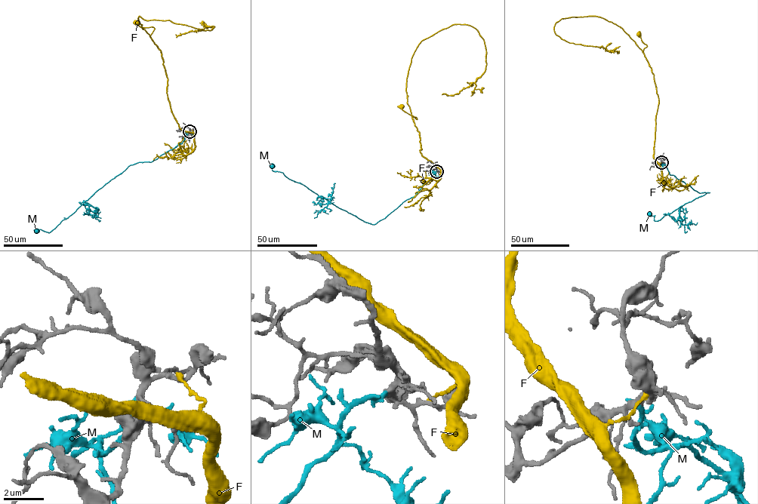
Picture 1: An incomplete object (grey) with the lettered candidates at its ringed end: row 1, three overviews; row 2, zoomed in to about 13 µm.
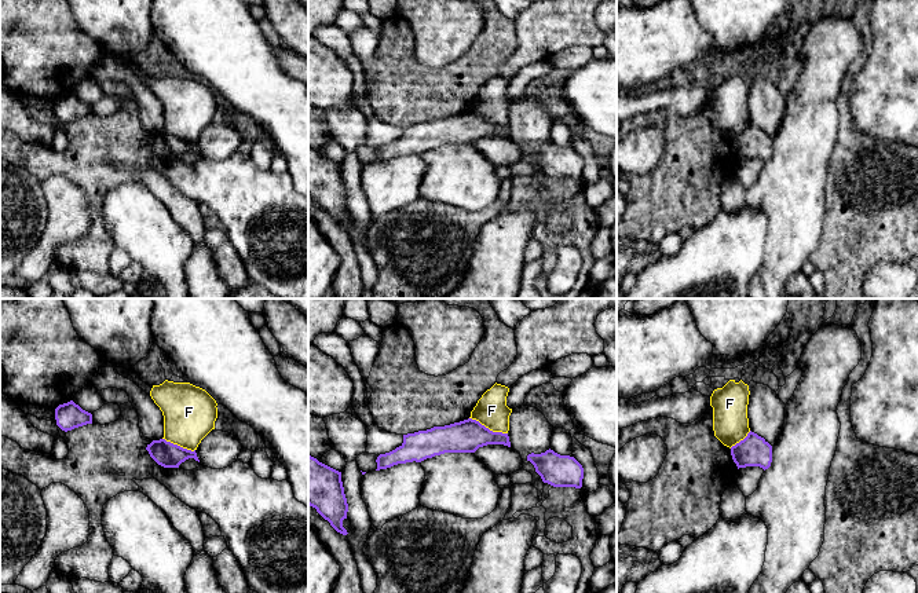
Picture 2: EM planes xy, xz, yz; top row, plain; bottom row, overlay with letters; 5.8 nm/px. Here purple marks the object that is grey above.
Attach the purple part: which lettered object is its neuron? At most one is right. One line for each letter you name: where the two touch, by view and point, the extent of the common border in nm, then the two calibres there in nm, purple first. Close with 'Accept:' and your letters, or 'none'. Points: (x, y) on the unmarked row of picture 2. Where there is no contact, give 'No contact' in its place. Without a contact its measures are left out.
M: No contact
Accept: M

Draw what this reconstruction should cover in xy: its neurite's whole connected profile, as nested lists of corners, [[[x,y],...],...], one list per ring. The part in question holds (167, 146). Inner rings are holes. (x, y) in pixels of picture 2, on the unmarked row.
[[[165,131],[153,132],[147,136],[146,142],[149,143],[150,149],[164,160],[179,160],[182,154],[189,150],[194,150],[200,154],[195,142],[187,142]]]

